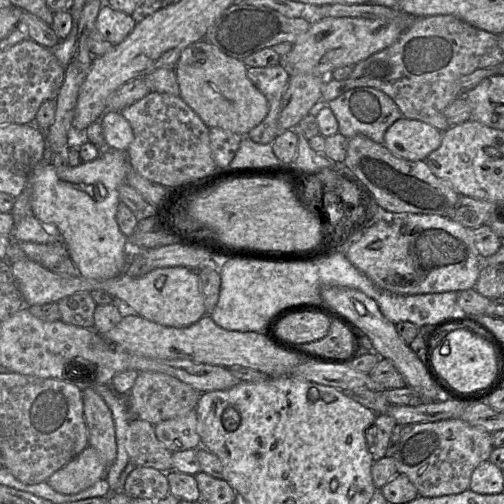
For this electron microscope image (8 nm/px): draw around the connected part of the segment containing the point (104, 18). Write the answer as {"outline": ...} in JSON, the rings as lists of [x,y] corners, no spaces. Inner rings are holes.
{"outline":[[[102,5],[96,18],[96,30],[114,46],[124,41],[133,31],[137,17]]]}

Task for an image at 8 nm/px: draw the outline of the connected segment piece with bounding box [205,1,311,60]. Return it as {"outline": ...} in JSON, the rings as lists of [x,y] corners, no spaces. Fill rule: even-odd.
{"outline":[[[241,1],[227,8],[209,28],[205,39],[226,55],[243,60],[251,54],[282,42],[294,43],[310,27],[304,18],[289,18],[264,6],[253,6]]]}

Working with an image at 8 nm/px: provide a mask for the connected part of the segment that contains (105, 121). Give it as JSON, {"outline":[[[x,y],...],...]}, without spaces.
{"outline":[[[106,111],[100,119],[106,148],[127,151],[134,140],[130,123],[117,111]]]}

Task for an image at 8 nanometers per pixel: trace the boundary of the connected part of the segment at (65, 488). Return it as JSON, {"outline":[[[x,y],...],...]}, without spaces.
{"outline":[[[88,445],[45,482],[61,494],[77,494],[105,478],[107,469],[103,456]]]}

